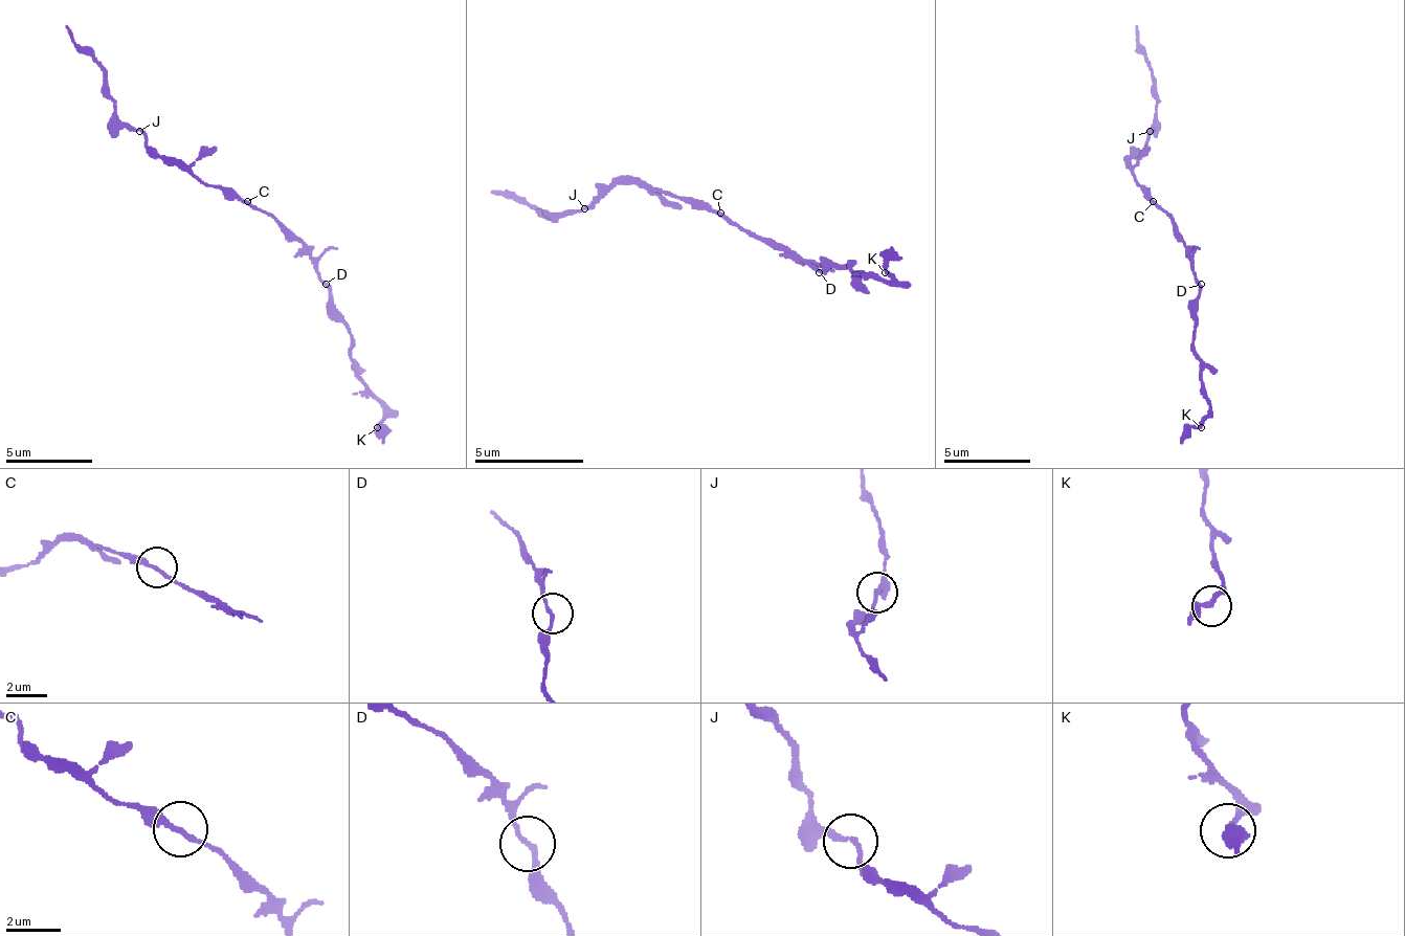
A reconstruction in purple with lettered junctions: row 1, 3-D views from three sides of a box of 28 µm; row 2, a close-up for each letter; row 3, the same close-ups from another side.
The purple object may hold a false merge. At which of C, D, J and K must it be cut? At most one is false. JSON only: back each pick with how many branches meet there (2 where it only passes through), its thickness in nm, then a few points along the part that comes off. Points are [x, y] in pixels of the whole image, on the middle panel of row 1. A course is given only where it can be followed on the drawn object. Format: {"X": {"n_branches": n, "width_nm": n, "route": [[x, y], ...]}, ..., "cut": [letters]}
{"cut": []}

